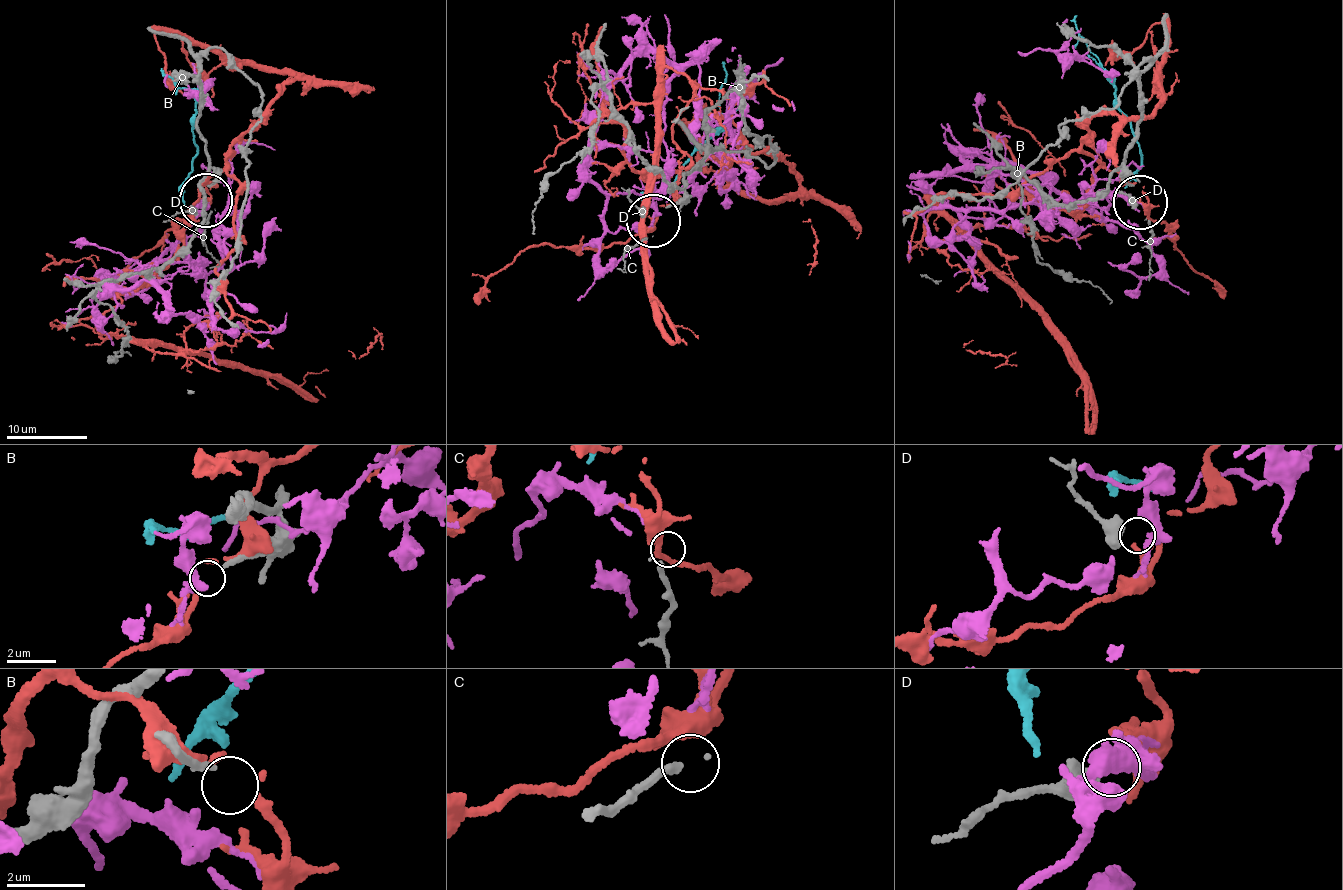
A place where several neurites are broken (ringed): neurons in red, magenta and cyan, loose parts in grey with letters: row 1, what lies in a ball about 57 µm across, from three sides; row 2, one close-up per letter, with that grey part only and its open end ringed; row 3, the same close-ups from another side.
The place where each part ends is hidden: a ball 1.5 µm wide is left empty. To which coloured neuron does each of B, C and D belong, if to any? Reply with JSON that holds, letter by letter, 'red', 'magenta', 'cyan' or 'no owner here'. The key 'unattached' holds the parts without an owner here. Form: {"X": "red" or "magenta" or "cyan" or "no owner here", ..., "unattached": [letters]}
{"B": "no owner here", "C": "no owner here", "D": "no owner here", "unattached": ["B", "C", "D"]}

